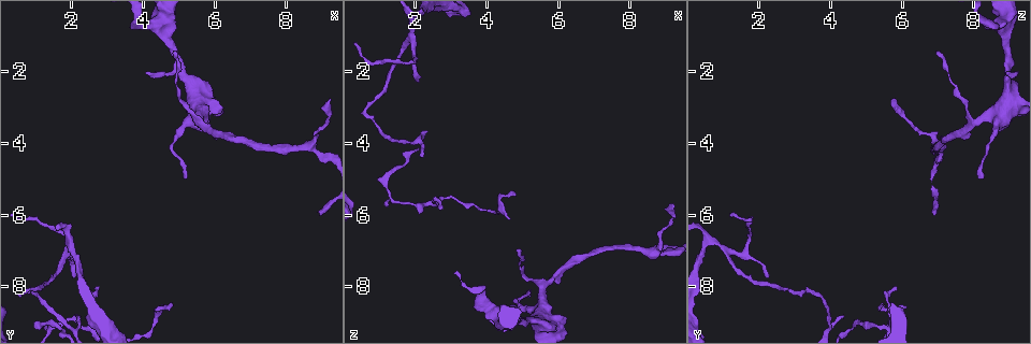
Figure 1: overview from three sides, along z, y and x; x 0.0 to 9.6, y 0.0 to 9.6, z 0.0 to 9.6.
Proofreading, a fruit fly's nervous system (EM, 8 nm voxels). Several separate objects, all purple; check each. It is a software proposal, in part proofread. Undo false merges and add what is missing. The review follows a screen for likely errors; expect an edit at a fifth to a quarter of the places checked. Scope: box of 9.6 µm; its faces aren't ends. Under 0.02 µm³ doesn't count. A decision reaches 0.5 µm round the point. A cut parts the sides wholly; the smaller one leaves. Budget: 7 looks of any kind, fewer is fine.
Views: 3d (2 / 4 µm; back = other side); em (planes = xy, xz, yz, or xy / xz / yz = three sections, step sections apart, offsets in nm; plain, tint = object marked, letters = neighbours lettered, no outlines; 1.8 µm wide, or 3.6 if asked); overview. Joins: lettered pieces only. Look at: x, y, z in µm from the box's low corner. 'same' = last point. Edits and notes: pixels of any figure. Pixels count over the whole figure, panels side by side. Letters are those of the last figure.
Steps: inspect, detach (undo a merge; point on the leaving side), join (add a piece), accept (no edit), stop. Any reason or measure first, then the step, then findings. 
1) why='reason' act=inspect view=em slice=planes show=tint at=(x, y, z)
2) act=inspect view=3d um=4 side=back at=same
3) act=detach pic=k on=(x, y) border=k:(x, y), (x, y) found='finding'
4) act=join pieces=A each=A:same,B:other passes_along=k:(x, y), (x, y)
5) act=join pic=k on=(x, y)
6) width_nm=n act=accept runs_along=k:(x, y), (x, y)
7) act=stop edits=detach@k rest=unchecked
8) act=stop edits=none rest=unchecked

why='end of a long branch' act=inspect view=em slice=xy step=4 show=letters at=(4.80, 8.45, 5.45)

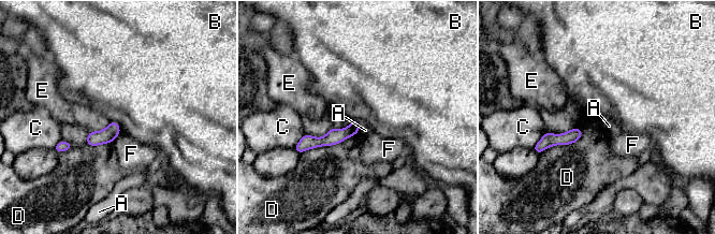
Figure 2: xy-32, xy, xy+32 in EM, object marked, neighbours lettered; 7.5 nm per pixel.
act=inspect view=em slice=planes show=letters at=same

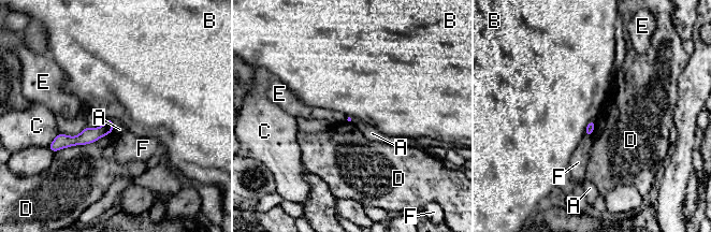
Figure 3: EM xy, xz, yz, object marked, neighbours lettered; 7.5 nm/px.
longest_contact=D:480nm act=accept each=A:other,B:other,C:other,D:other,E:other,F:other runs_along=3:(111, 124), (97, 133), (54, 146) found='no lettered piece goes on from it'

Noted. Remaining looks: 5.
why='tapers out' act=inspect view=3d um=4 at=(2.05, 7.80, 2.25)

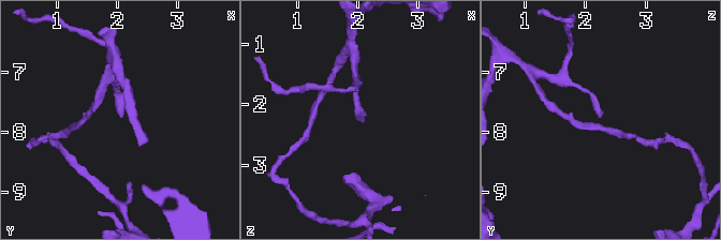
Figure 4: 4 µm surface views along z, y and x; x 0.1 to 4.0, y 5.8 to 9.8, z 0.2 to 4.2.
why='shape alone is not enough' act=inspect view=em slice=planes show=plain at=(2.10, 7.75, 2.30)

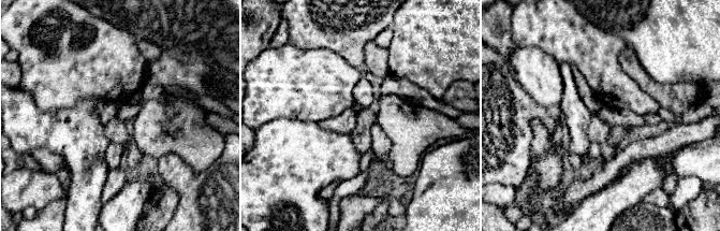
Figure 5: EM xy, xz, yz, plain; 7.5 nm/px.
act=inspect view=em slice=planes show=letters at=same

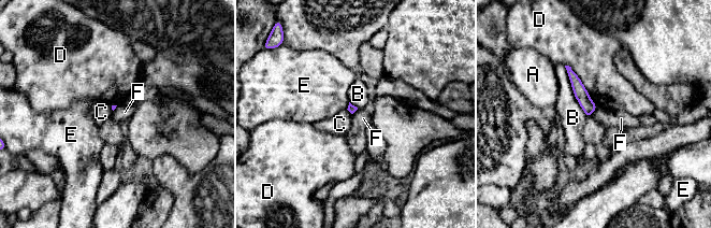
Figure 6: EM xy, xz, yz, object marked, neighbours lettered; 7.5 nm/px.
act=accept each=A:other,B:other,C:other,D:other,E:other,F:other runs_along=6:(570, 72), (589, 107), (589, 112) found='none of them fits'

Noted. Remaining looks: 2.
why='thin end' act=inspect view=em slice=xy step=8 show=letters at=(5.20, 5.00, 8.30)

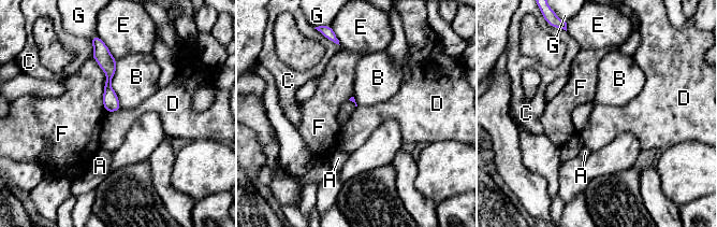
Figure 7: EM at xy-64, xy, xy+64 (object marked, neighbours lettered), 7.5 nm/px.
act=accept each=A:other,B:other,C:other,D:other,E:other,F:other,G:other border=7:(120, 108), (107, 112) found='none of them fits'

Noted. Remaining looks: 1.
act=stop edits=none rest=unchecked

